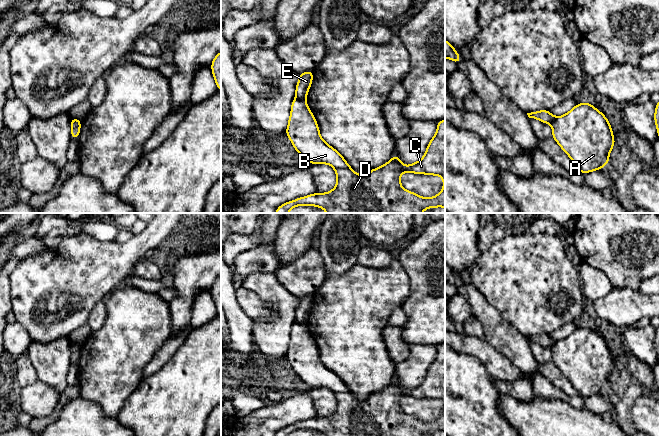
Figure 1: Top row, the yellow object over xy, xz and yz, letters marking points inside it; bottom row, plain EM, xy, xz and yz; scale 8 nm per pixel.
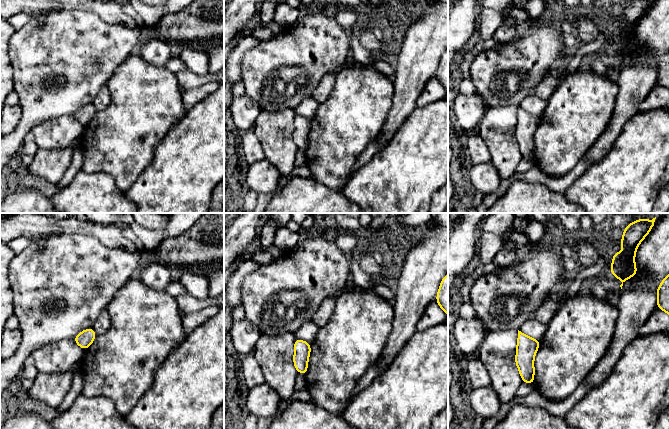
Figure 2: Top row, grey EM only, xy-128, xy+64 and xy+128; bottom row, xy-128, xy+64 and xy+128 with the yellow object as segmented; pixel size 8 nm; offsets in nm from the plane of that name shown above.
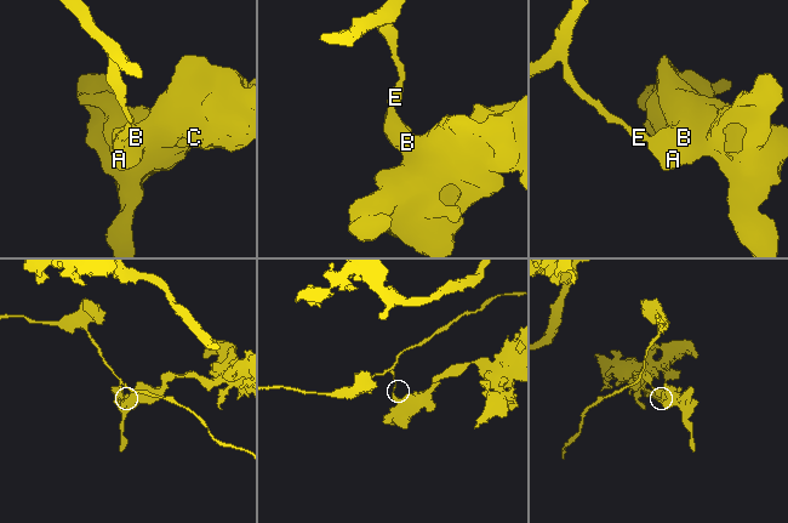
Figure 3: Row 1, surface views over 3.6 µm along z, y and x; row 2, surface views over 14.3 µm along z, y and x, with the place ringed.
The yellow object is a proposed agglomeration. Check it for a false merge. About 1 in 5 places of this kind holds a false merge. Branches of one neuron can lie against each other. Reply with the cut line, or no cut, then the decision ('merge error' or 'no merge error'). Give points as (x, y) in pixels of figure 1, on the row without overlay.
cut in xz along (296, 321), (304, 323); merge error

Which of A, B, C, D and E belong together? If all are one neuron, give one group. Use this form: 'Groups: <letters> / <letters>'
Groups: A B C D / E

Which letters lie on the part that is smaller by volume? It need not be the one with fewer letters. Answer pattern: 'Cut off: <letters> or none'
Cut off: E

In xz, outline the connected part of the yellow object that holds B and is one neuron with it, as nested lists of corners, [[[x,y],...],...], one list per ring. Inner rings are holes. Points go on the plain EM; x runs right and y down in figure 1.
[[[305,323],[293,324],[285,358],[295,374],[310,388],[331,389],[336,396],[337,408],[330,416],[314,417],[288,425],[280,429],[275,436],[289,436],[296,430],[317,430],[326,436],[422,436],[428,432],[445,432],[445,343],[437,346],[436,358],[429,365],[421,384],[405,391],[395,377],[383,390],[374,392],[364,399],[358,399],[343,380],[321,362],[317,345]],[[404,396],[441,400],[444,411],[438,419],[424,422],[414,416],[406,415],[401,410],[400,400]]]

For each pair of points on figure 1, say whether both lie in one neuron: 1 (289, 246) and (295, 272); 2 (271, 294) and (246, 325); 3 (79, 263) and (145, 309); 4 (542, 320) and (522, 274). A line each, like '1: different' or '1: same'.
1: different
2: different
3: different
4: same

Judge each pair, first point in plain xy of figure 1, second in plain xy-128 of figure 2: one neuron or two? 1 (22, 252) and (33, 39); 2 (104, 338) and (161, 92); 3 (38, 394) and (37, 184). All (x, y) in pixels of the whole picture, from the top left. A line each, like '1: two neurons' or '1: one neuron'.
1: two neurons
2: one neuron
3: two neurons

